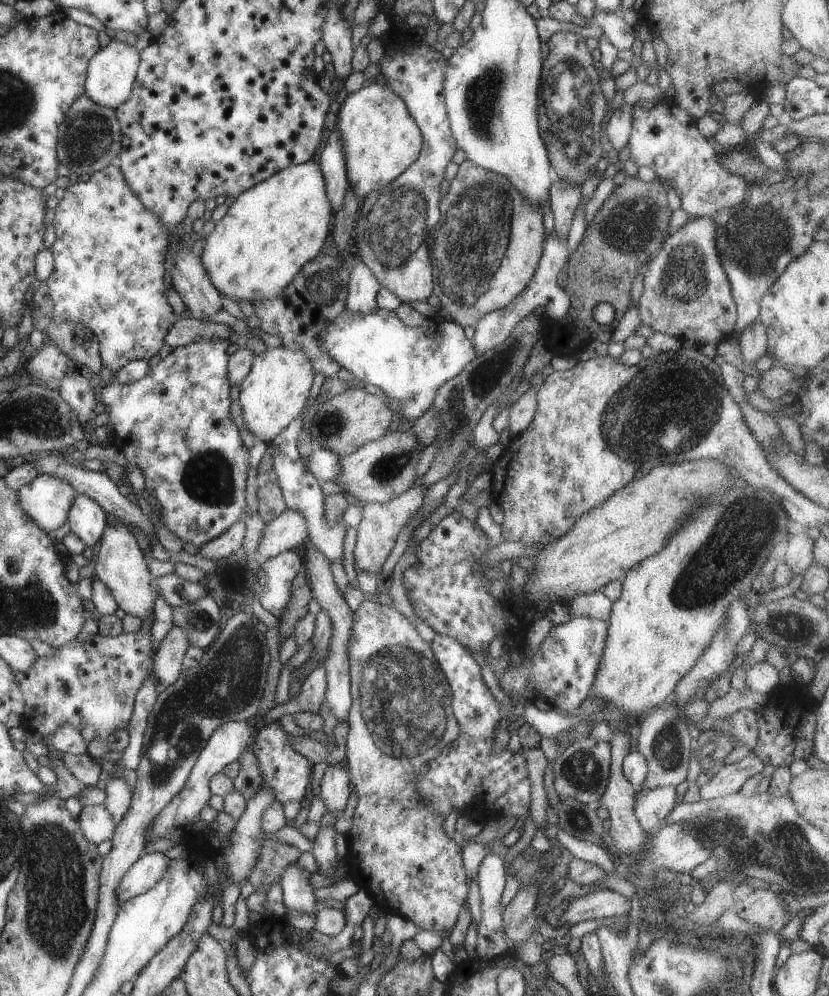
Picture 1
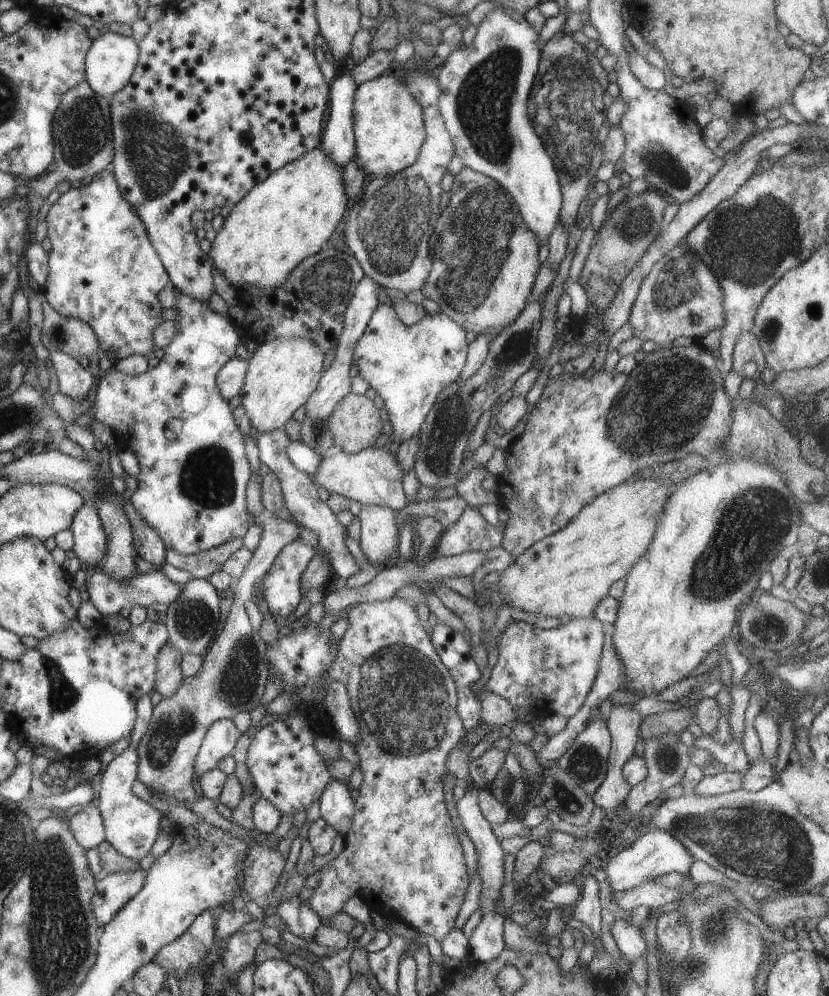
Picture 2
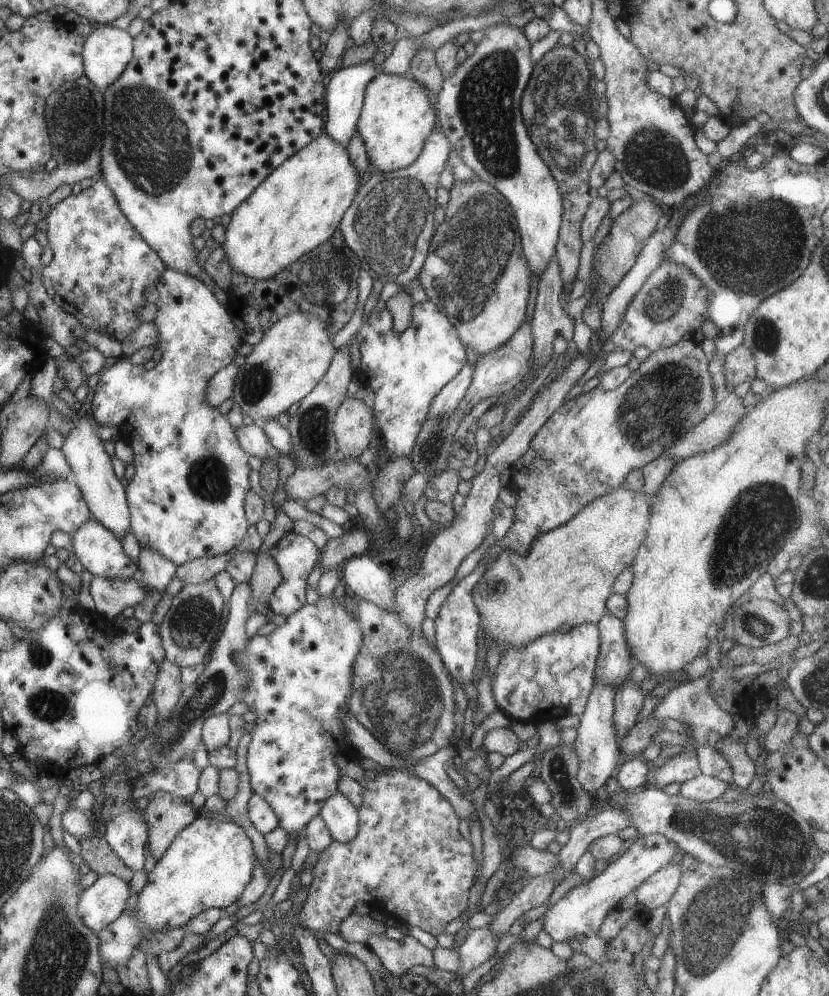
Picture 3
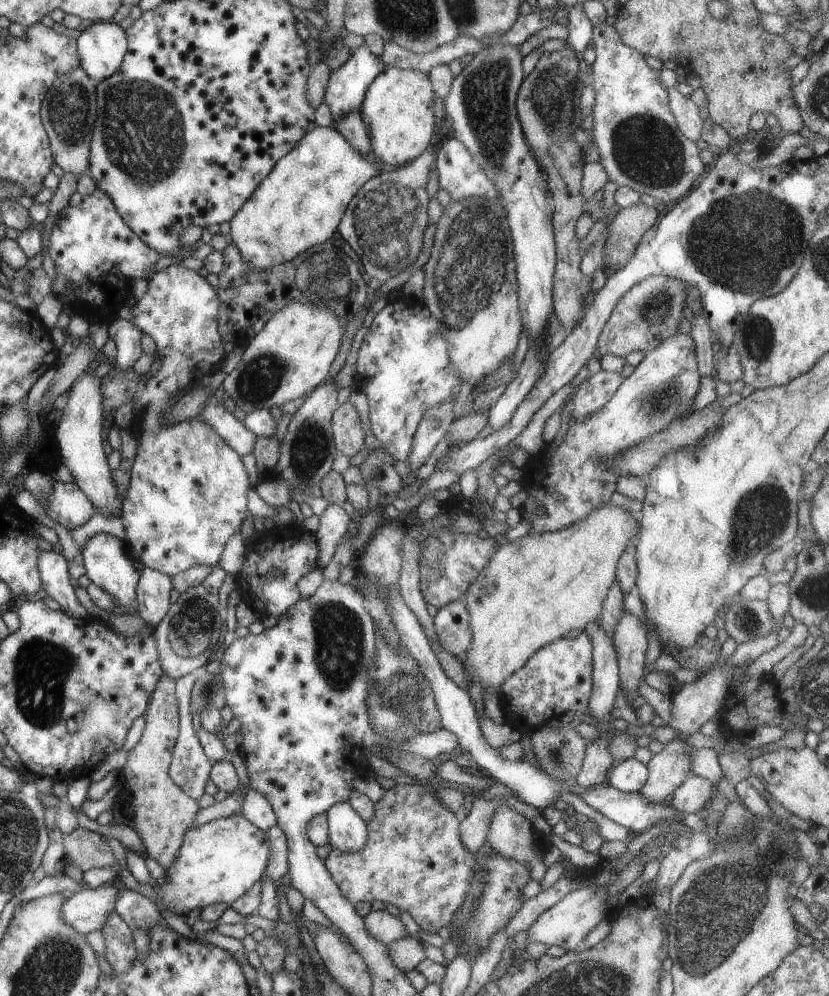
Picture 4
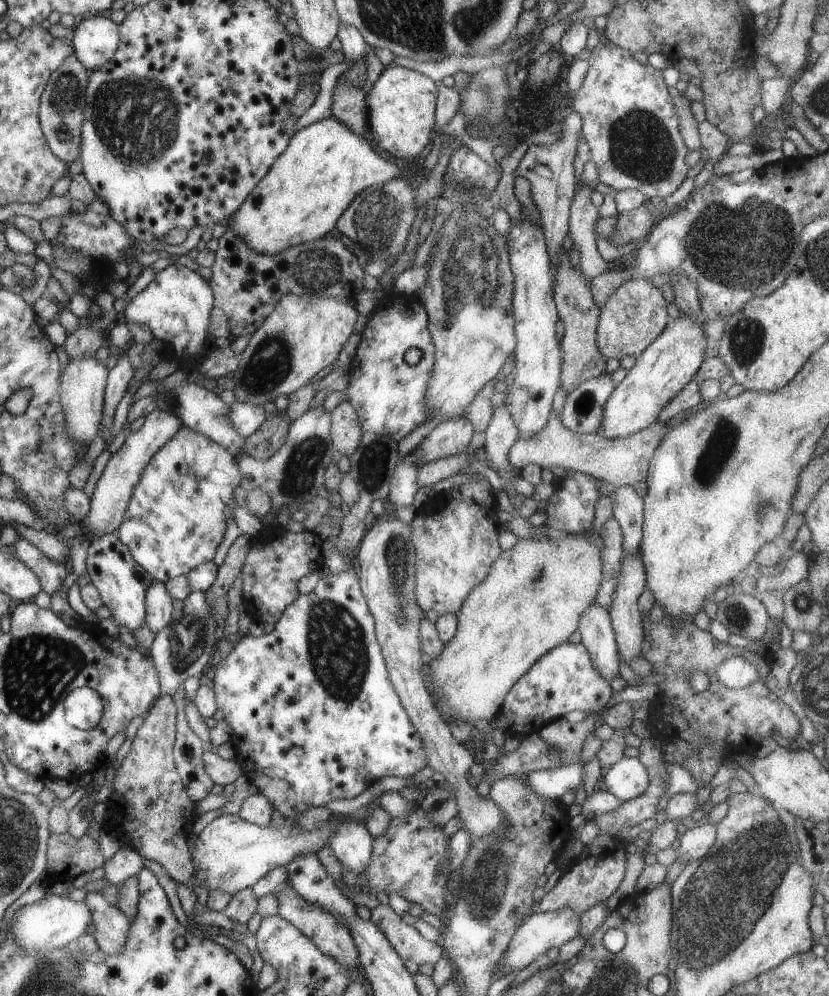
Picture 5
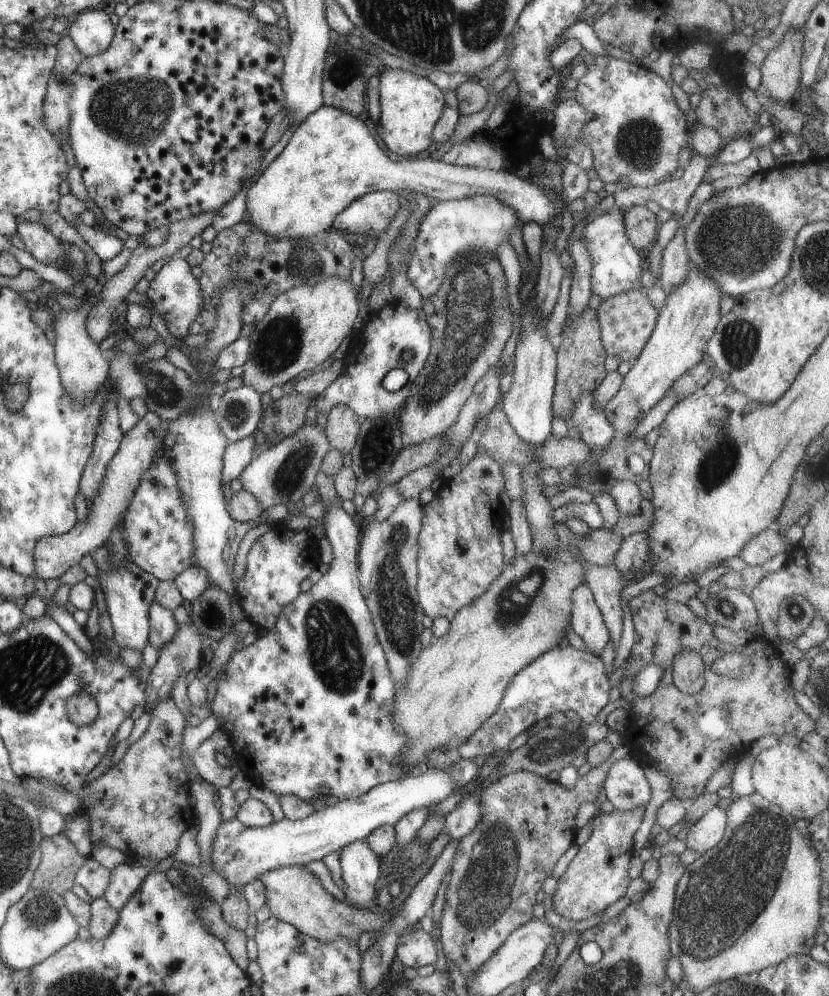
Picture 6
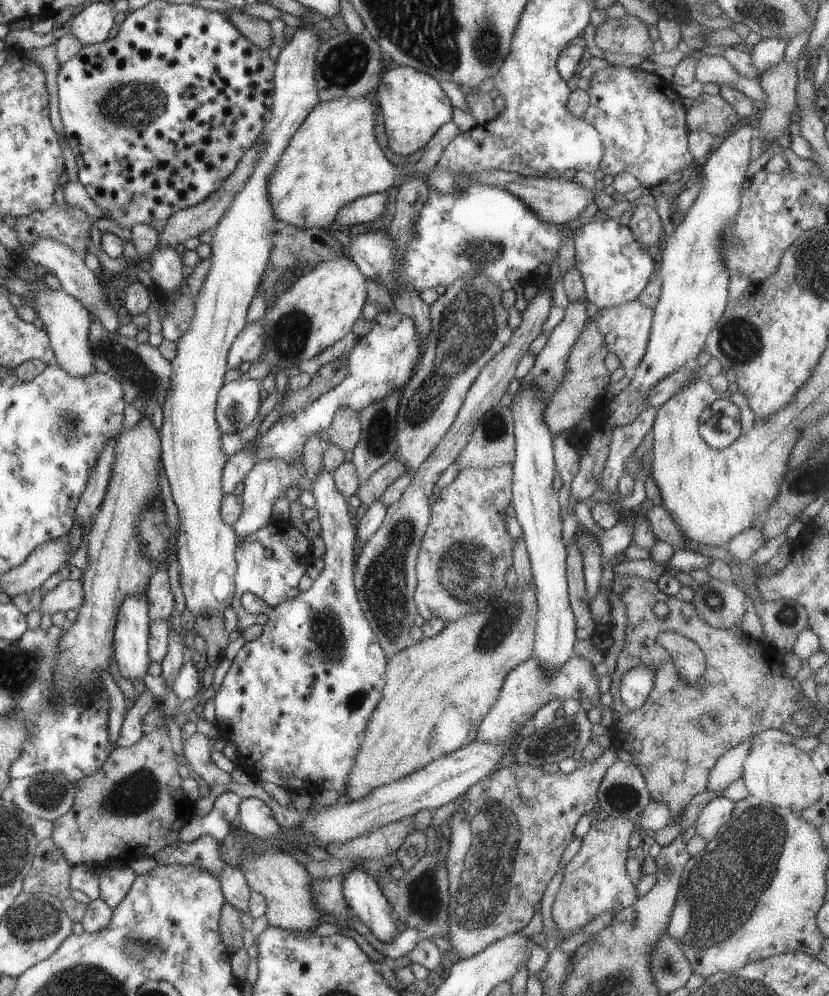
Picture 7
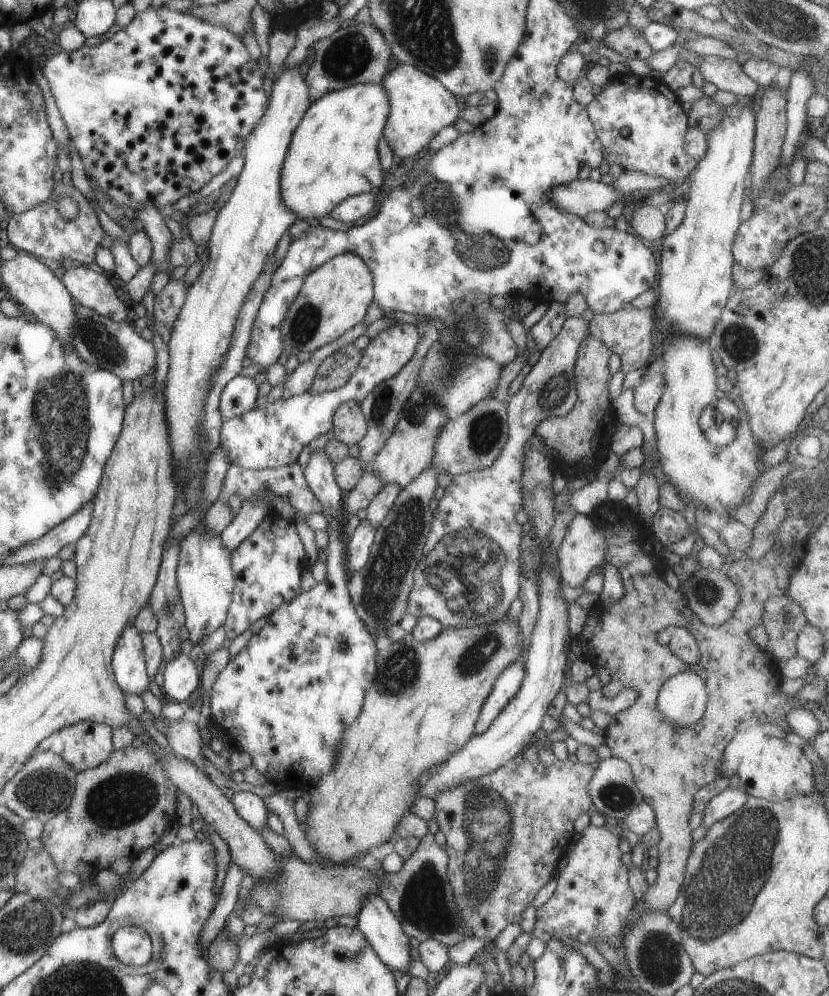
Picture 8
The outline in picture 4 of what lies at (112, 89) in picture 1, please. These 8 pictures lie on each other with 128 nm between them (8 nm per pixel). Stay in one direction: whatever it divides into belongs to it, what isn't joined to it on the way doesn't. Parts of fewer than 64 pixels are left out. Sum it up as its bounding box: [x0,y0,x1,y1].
[76,21,125,82]

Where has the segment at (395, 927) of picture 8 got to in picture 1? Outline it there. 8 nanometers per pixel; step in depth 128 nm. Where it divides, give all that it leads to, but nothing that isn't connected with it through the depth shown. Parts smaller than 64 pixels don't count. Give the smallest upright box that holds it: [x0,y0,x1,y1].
[319,766,349,816]

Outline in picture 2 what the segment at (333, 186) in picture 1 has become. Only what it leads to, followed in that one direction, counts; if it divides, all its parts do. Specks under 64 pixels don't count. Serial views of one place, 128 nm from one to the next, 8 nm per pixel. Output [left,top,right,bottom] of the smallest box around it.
[320,69,358,168]

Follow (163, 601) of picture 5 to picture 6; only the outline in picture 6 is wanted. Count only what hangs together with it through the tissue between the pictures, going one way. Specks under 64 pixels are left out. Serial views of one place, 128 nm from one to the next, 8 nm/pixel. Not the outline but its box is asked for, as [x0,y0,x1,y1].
[148,602,179,650]

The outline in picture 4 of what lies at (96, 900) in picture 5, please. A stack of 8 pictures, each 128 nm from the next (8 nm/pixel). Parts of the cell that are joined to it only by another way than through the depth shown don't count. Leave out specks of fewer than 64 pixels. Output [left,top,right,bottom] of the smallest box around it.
[98,911,136,973]

